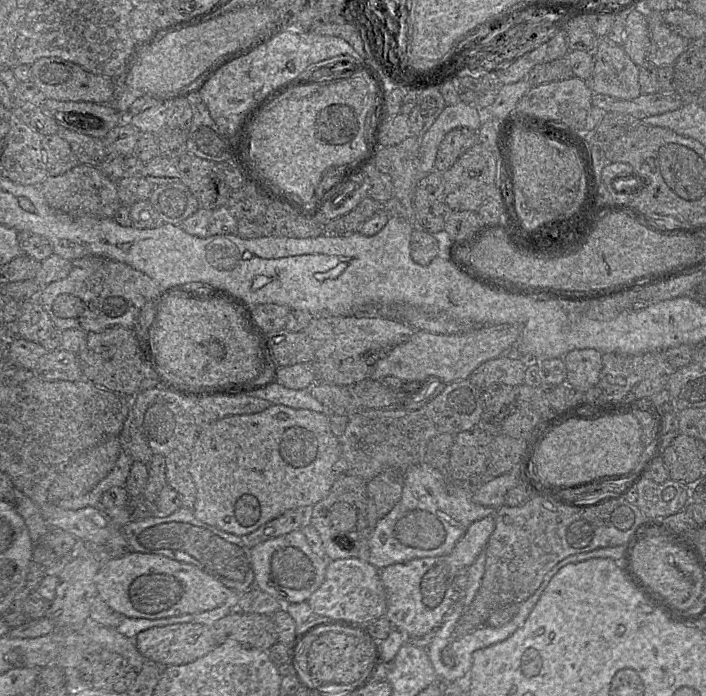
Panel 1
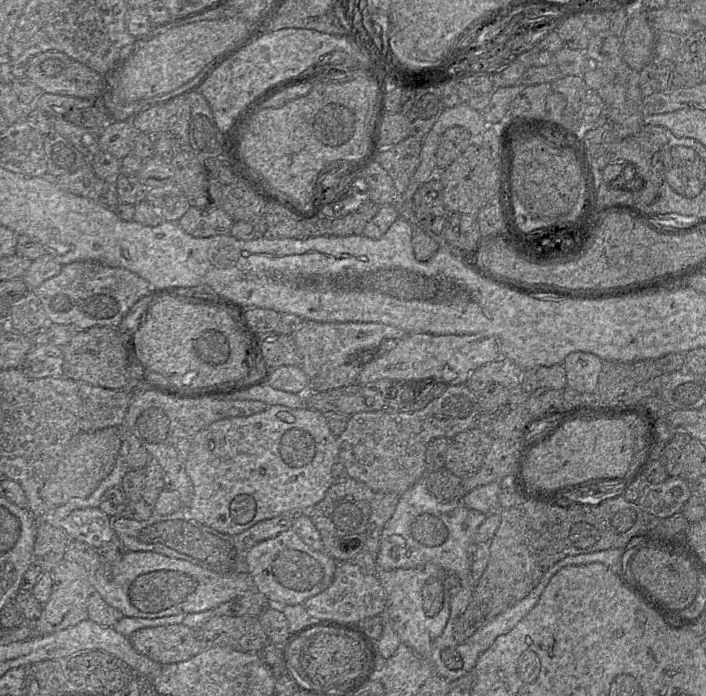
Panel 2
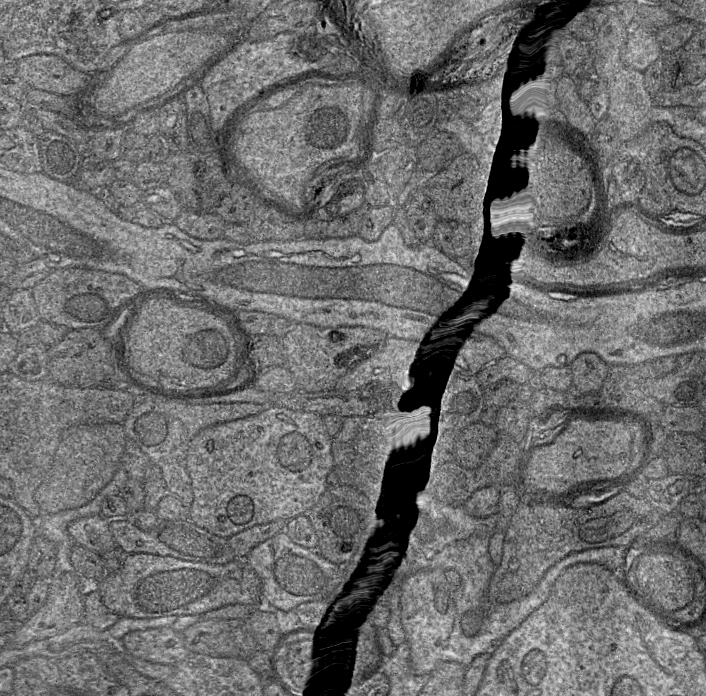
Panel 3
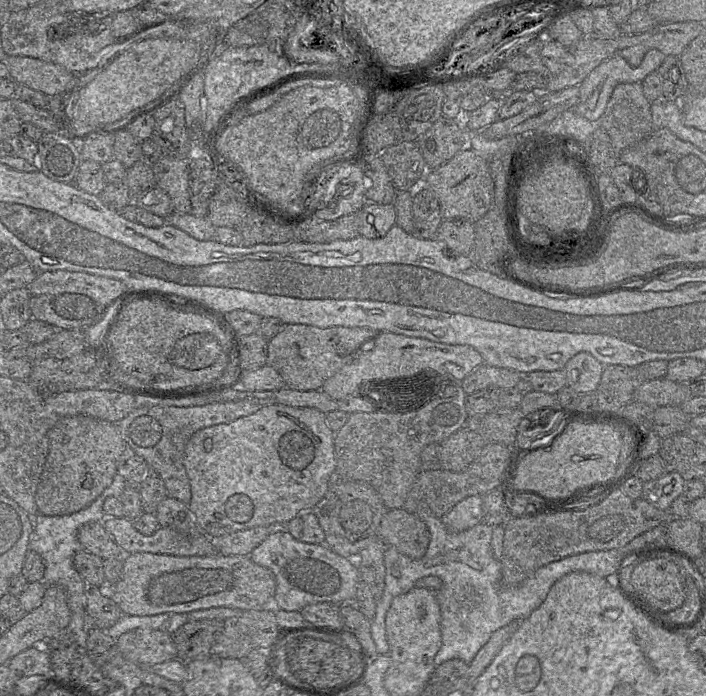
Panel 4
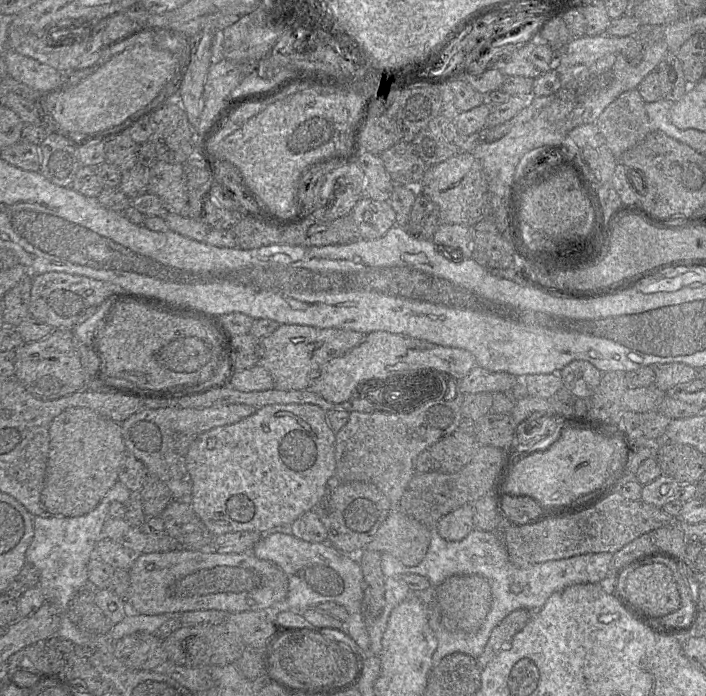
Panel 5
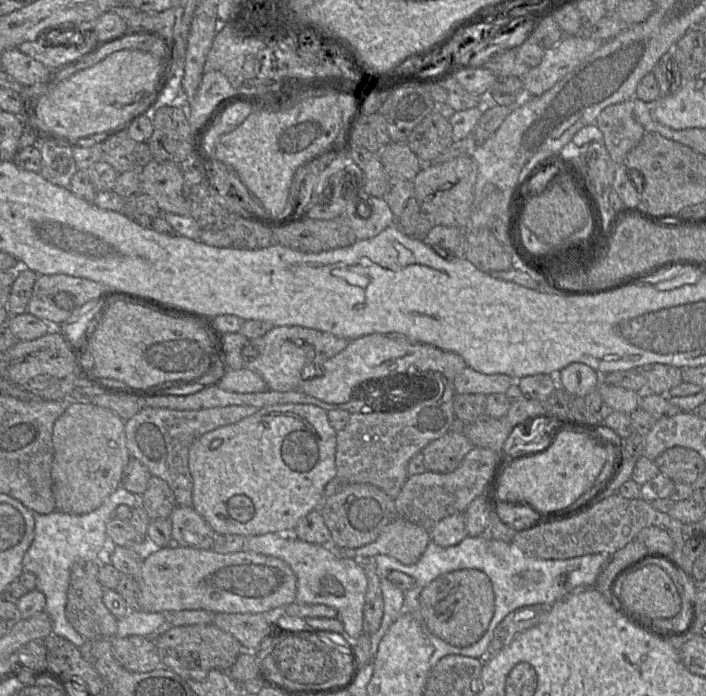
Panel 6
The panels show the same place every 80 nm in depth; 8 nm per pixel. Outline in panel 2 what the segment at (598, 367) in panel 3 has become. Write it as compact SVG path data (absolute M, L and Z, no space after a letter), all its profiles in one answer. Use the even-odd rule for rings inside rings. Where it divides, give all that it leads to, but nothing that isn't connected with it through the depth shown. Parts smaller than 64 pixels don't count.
M572 352L563 361L566 385L580 393L596 391L603 361L588 352Z

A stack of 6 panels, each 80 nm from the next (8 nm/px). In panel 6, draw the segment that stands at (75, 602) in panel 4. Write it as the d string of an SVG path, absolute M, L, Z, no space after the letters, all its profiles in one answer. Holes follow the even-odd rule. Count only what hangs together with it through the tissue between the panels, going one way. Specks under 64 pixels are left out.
M119 486L105 498L100 507L87 514L73 515L58 510L49 514L33 513L34 538L24 554L23 571L32 572L36 576L36 589L46 598L45 612L51 619L52 633L64 637L77 647L83 645L86 639L75 631L65 616L71 567L76 561L100 561L101 564L107 561L106 551L110 545L106 524L114 517L114 511L119 505L134 508L140 504L139 497Z

